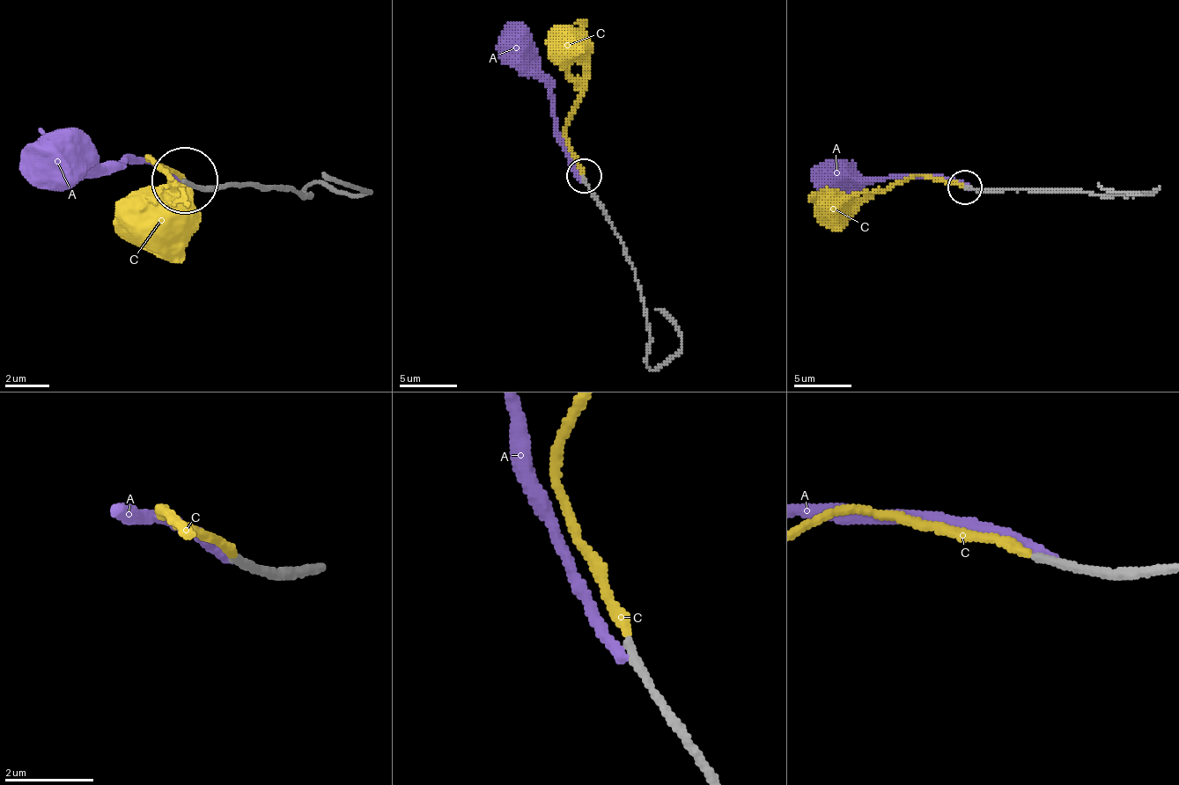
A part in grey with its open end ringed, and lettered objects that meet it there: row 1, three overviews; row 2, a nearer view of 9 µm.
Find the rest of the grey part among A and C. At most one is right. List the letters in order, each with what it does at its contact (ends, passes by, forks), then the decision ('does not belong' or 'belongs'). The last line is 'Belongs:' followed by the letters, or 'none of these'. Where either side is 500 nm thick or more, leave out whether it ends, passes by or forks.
A: it ends | does not belong
C: it ends | belongs
Belongs: C

